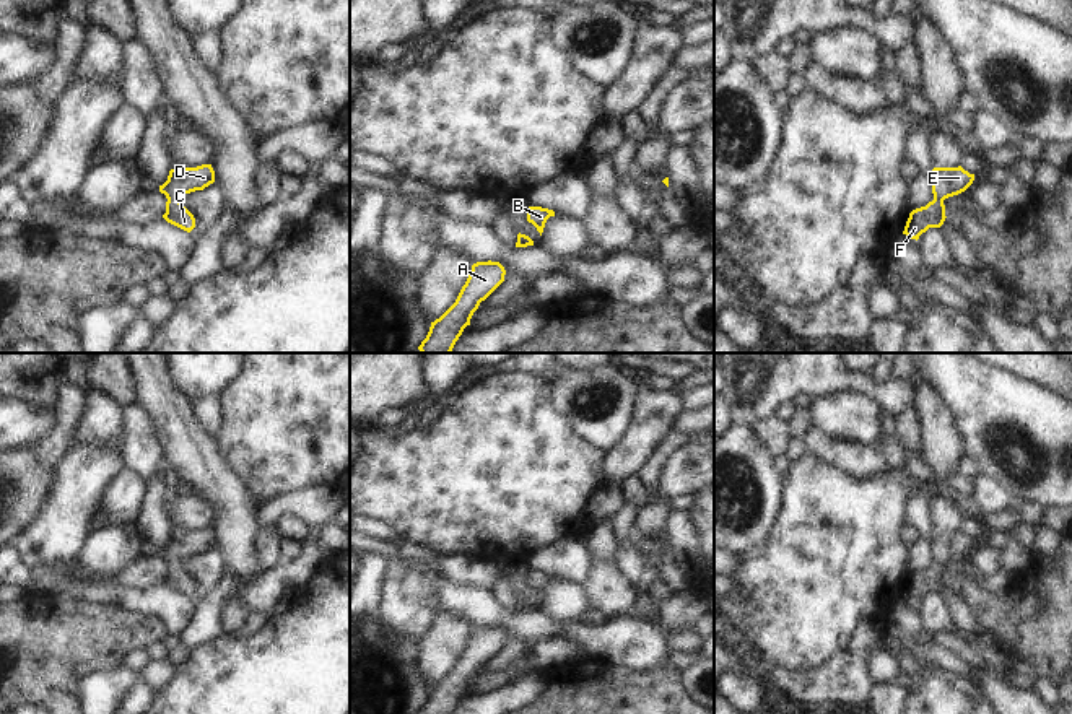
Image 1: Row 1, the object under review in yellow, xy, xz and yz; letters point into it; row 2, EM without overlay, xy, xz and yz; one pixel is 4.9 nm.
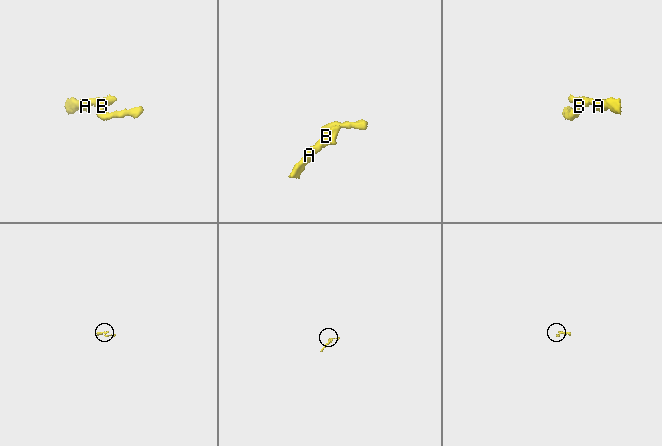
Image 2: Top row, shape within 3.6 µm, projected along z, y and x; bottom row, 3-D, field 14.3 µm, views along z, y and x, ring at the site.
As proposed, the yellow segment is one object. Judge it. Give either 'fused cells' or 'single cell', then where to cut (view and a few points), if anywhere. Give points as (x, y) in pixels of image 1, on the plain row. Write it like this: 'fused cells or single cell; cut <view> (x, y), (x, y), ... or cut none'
single cell; cut none

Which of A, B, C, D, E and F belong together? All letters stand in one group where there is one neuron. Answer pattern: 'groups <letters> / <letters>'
groups A B C D E F

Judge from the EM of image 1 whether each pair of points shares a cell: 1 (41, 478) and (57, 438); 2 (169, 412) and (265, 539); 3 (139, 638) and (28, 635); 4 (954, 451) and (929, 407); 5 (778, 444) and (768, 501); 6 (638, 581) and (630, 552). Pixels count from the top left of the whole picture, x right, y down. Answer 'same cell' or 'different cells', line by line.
1: different cells
2: different cells
3: same cell
4: same cell
5: different cells
6: same cell

